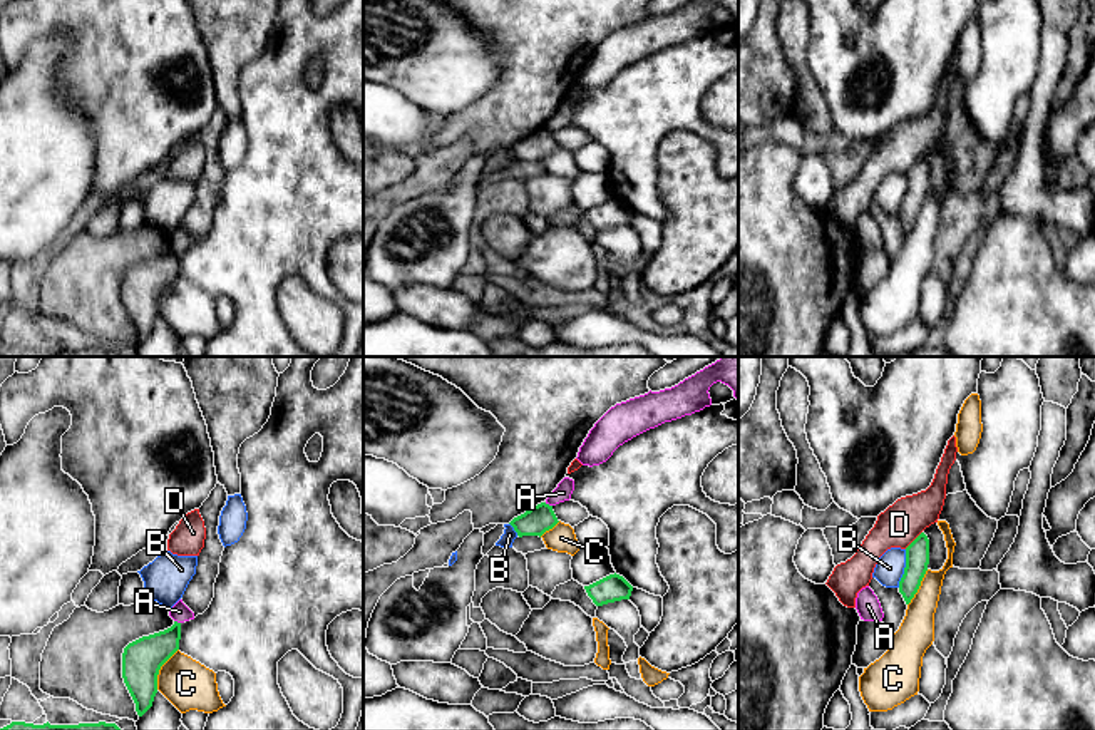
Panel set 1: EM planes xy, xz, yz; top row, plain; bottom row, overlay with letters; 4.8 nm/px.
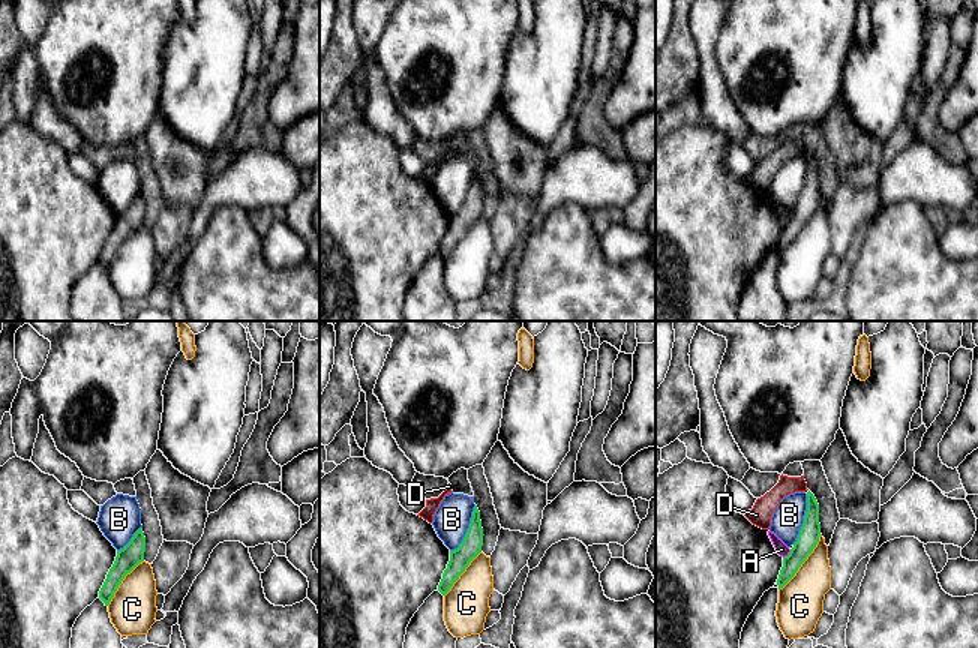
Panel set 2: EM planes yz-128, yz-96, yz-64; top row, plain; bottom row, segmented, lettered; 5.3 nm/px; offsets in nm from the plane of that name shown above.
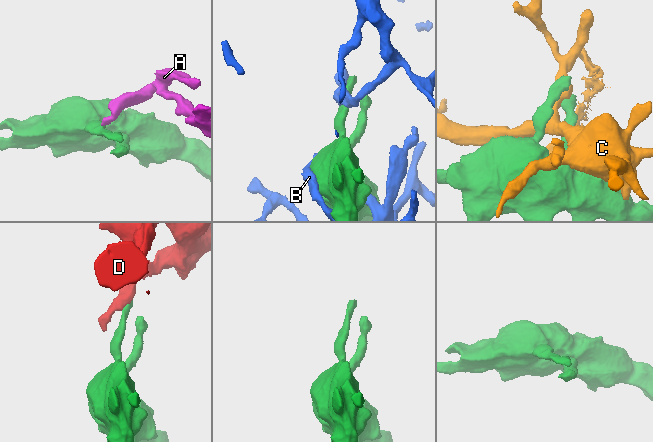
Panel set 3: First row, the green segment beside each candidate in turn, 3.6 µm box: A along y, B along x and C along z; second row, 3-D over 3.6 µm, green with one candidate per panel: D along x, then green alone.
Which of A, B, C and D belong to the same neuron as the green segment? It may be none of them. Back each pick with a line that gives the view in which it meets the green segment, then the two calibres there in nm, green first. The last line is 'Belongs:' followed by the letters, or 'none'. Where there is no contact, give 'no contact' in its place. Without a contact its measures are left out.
Belongs: none

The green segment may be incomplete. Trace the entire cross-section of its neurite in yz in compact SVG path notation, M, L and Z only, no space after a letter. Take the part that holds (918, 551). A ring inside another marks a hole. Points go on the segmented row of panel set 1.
M921 532L907 548L906 548L906 568L899 581L899 593L902 594L906 604L911 603L918 593L921 581L928 571L929 564L929 539Z

